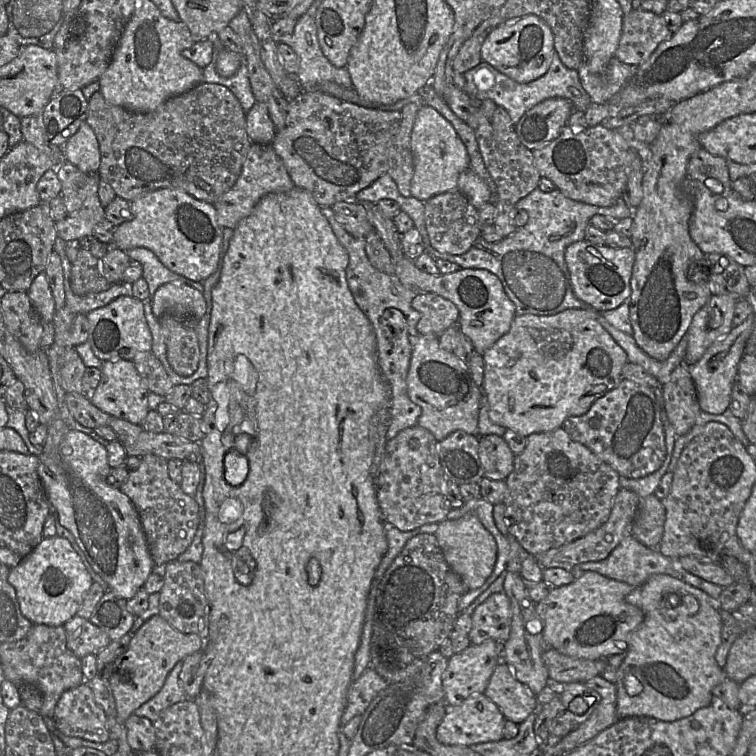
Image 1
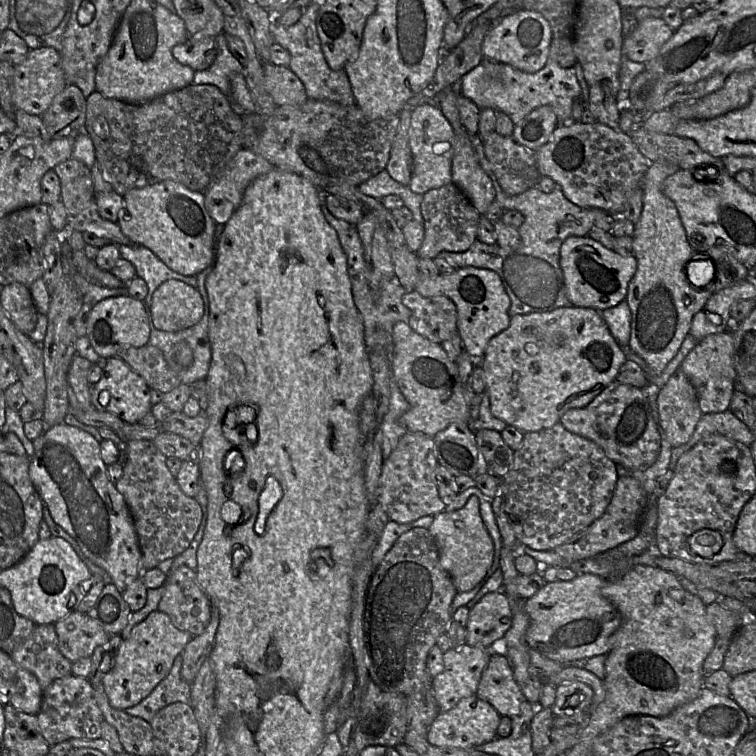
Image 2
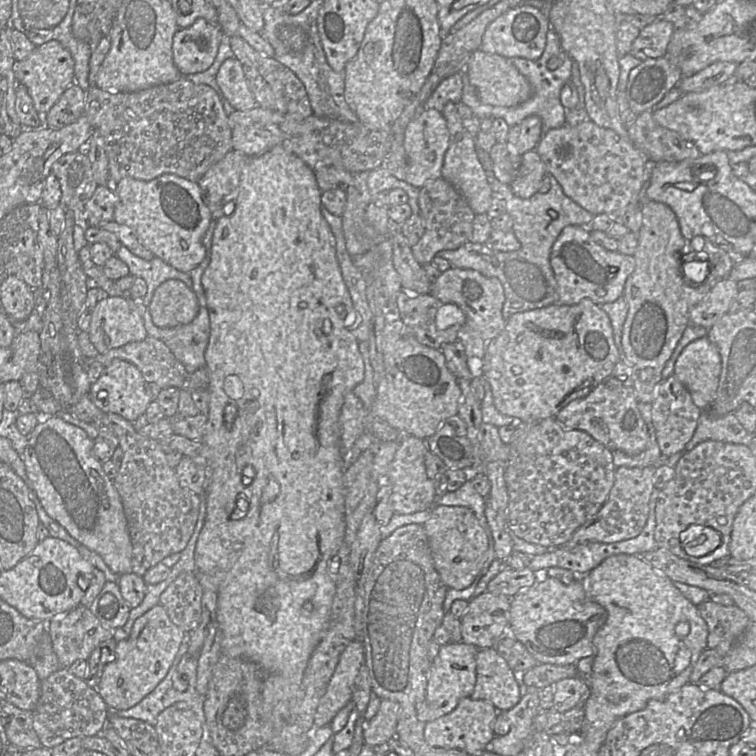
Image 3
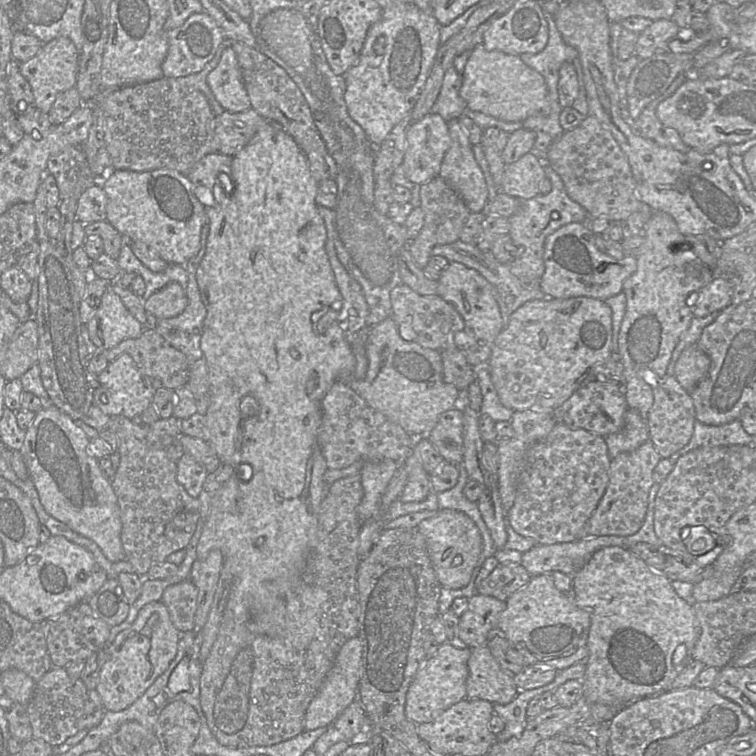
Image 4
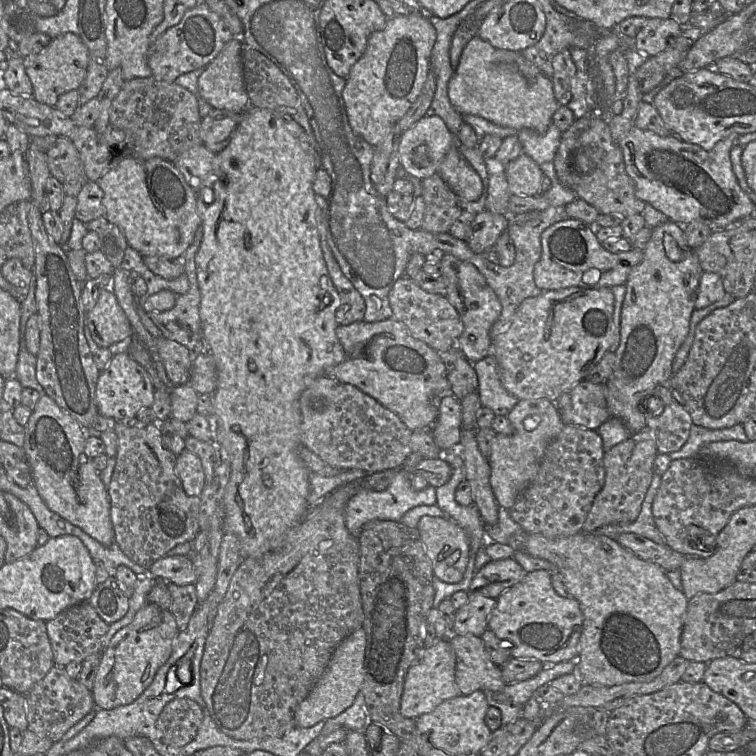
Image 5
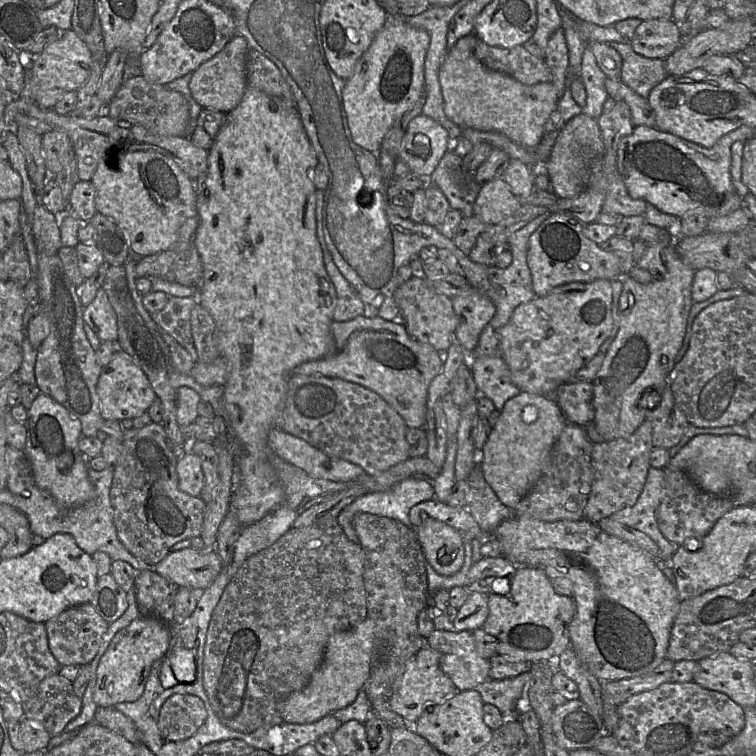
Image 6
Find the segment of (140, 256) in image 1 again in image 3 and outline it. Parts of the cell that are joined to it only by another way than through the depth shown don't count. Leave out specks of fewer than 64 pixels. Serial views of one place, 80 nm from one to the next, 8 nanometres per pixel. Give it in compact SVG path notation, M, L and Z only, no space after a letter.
M123 245L115 255L127 264L130 275L140 277L146 282L147 293L143 298L143 305L146 307L149 306L156 288L166 280L178 279L192 288L193 282L188 273L175 269L156 256L151 260L144 260L131 253Z

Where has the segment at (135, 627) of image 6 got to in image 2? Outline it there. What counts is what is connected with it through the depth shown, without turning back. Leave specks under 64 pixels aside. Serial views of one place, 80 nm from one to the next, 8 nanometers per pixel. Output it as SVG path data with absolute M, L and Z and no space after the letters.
M160 610L151 612L134 626L130 636L122 641L113 668L102 679L111 706L125 710L144 700L166 678L175 658L193 637L190 632L176 628L169 616Z

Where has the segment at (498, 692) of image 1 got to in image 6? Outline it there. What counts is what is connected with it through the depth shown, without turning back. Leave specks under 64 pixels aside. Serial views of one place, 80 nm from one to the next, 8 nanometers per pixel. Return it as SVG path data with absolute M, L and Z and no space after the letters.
M435 629L426 639L425 645L440 653L439 666L452 680L459 691L474 690L476 686L490 680L490 662L476 650L471 631L455 632Z

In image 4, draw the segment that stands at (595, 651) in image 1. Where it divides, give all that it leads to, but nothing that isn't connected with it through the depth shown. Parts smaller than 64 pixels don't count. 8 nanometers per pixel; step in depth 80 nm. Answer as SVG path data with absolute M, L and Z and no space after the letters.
M550 574L531 577L526 586L510 595L506 607L498 616L497 632L503 635L525 658L525 663L547 665L556 670L567 668L588 656L587 639L591 625L591 615L577 605L575 592L560 591L555 587Z

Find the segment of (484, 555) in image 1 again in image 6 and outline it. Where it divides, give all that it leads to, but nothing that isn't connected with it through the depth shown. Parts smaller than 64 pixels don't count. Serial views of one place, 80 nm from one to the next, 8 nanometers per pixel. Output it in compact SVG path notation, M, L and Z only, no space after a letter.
M427 517L417 528L426 561L442 576L459 572L464 564L465 537L446 523Z

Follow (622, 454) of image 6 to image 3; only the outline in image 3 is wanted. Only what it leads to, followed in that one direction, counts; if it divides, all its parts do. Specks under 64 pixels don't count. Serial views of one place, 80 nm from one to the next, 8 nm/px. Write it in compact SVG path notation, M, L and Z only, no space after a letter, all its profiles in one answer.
M654 466L617 467L614 473L614 483L606 501L599 511L579 527L561 547L571 549L591 542L614 543L639 535L649 514L649 500L654 489L655 469Z

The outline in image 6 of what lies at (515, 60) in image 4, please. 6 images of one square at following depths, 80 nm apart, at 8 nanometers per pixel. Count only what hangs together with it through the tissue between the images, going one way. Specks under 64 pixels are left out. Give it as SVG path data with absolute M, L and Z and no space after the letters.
M477 36L460 38L446 53L439 82L446 116L460 128L502 134L526 149L536 149L545 135L544 126L557 110L558 93L552 82L525 85L511 76L491 70L474 55Z

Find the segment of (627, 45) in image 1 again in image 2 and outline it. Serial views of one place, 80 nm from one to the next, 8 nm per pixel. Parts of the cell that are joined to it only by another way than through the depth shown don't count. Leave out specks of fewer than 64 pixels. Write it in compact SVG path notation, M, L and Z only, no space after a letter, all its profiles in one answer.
M645 18L623 39L622 55L634 62L648 63L658 56L661 47L673 34L662 18Z

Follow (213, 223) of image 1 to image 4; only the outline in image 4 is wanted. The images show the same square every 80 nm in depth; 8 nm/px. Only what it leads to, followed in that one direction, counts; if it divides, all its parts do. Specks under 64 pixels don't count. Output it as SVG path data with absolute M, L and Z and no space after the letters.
M161 168L151 171L135 172L114 170L103 183L107 196L107 221L118 230L127 241L140 241L153 249L169 264L185 265L200 250L200 233L207 222L204 206L195 195L195 186L182 173Z

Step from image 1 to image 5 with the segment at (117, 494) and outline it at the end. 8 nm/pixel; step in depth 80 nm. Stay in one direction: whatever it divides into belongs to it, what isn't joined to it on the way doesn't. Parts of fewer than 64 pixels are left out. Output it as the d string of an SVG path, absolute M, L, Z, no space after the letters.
M42 395L25 426L23 451L33 484L46 506L104 546L115 543L108 489L84 452L87 432L52 398Z

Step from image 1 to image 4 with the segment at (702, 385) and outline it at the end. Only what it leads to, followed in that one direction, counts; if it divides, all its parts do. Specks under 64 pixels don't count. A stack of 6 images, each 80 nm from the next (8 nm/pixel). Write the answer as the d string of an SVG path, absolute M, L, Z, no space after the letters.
M696 343L685 348L678 357L674 374L678 383L690 394L697 384L707 375L711 360L698 348Z

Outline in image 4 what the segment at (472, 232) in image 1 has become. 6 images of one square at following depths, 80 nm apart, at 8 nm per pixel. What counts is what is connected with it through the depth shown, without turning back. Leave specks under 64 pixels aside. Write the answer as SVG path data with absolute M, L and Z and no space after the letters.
M439 176L420 185L420 207L424 213L424 224L418 236L409 242L408 248L416 265L423 269L428 265L435 246L451 244L459 240L470 210L456 191Z

